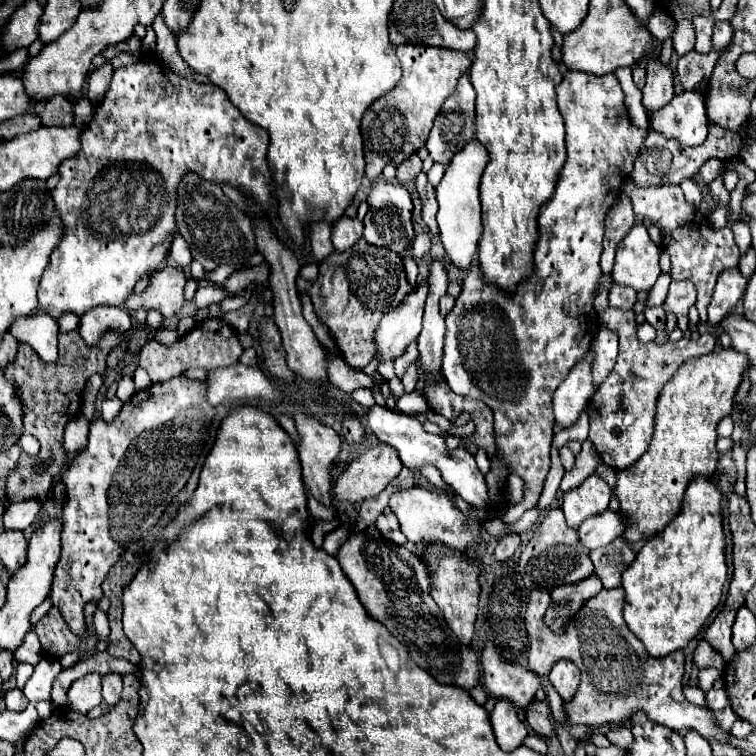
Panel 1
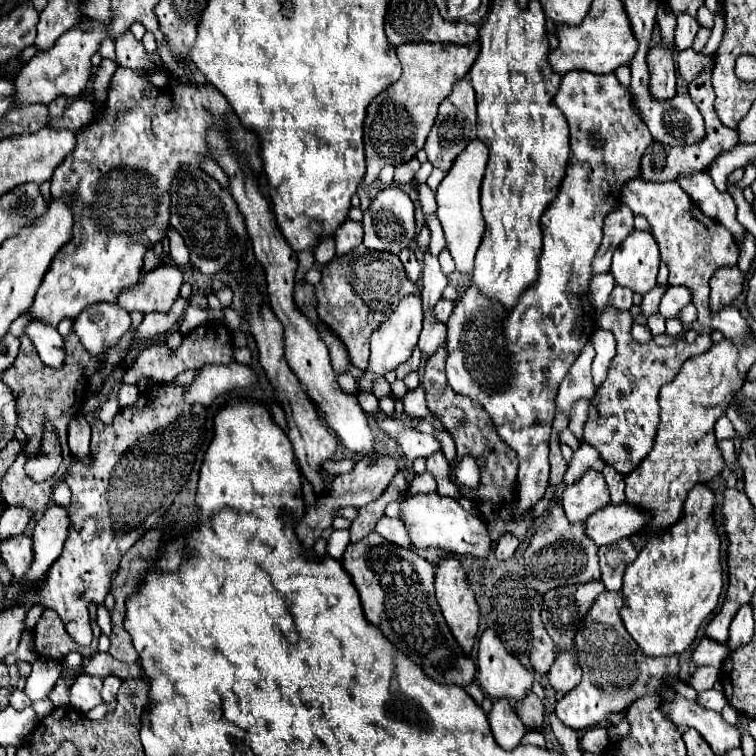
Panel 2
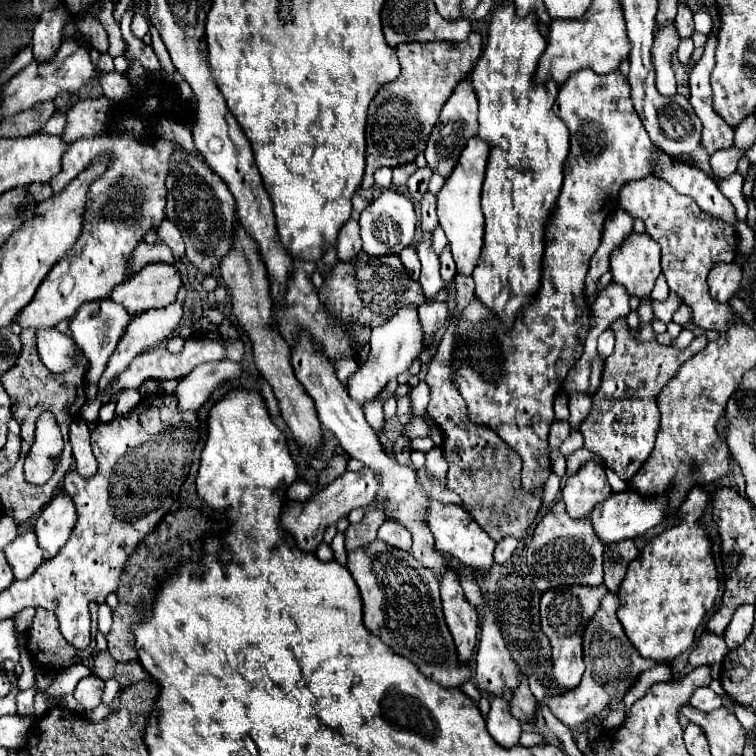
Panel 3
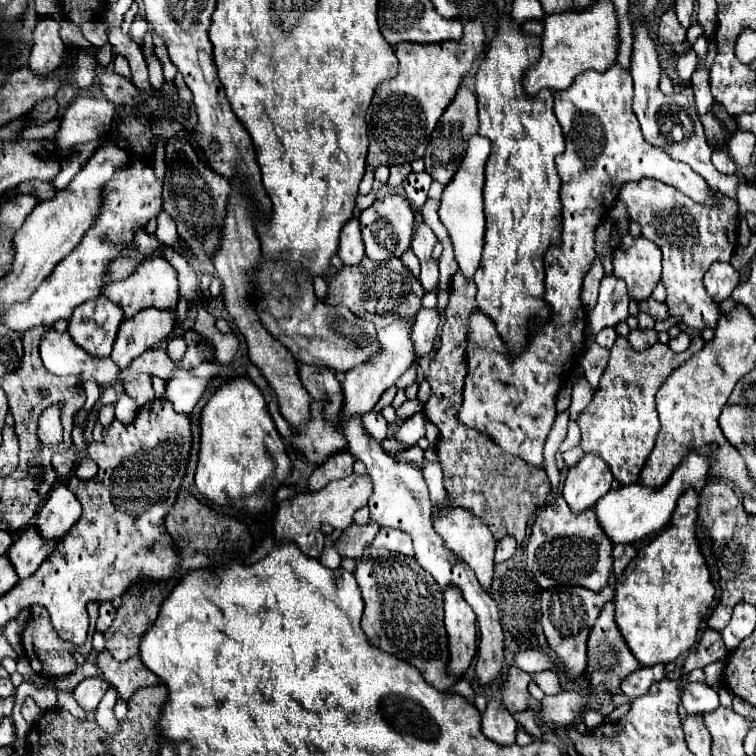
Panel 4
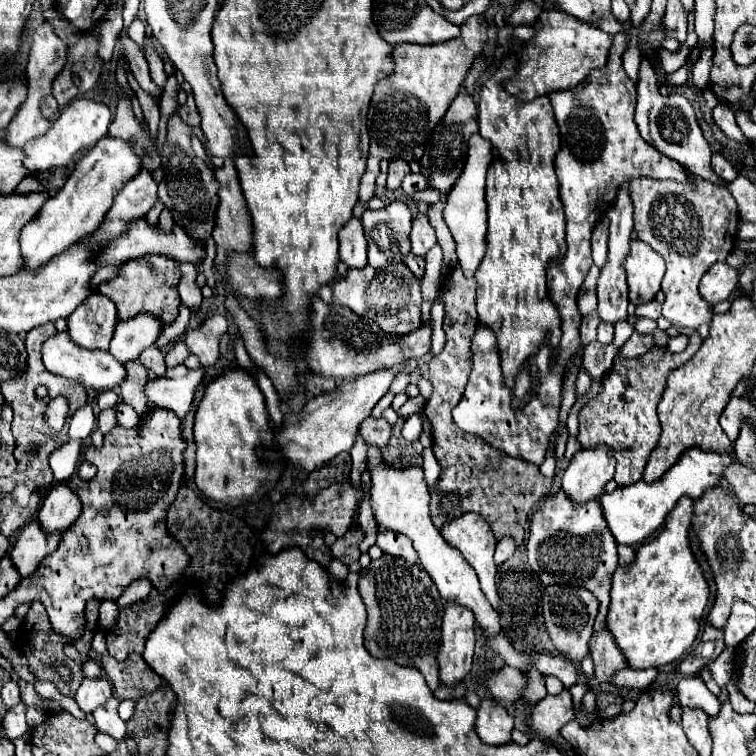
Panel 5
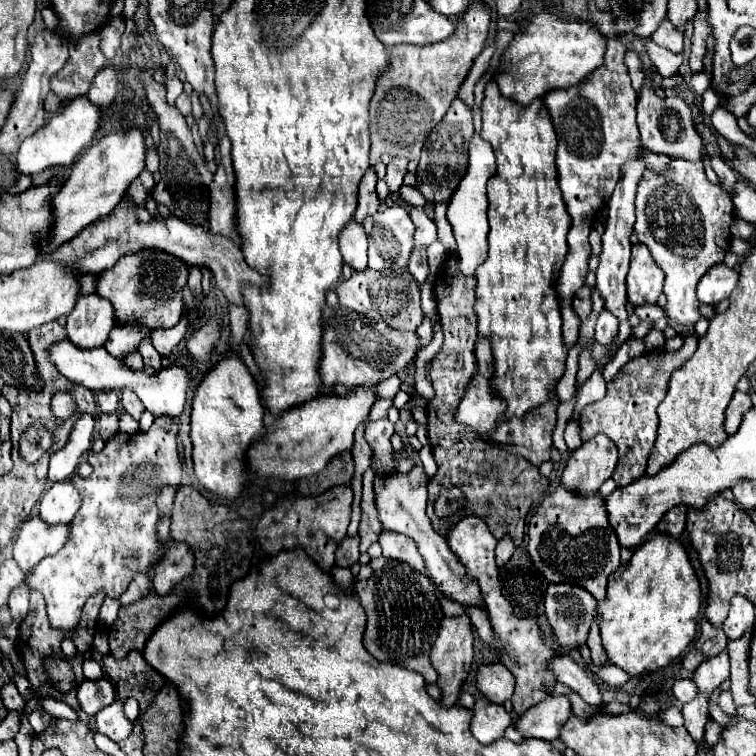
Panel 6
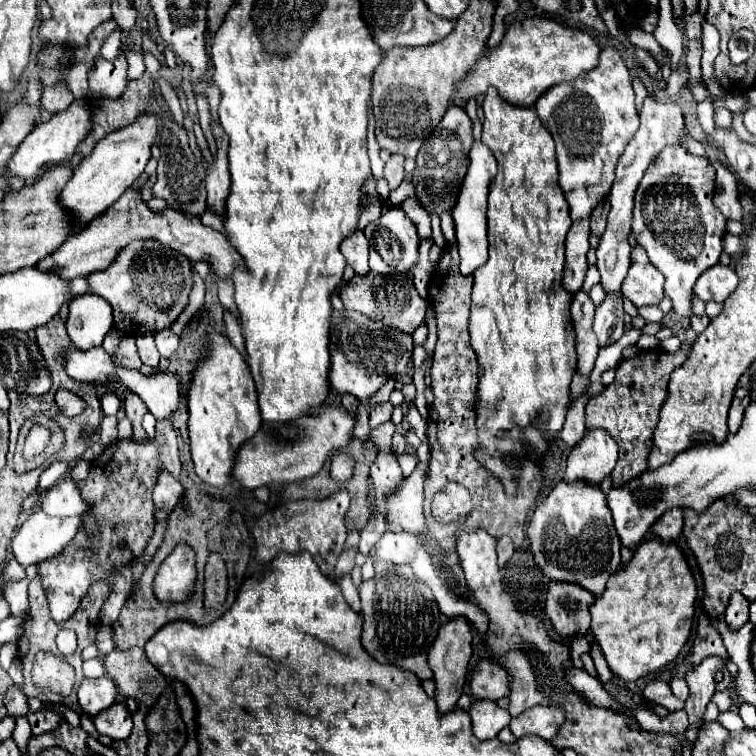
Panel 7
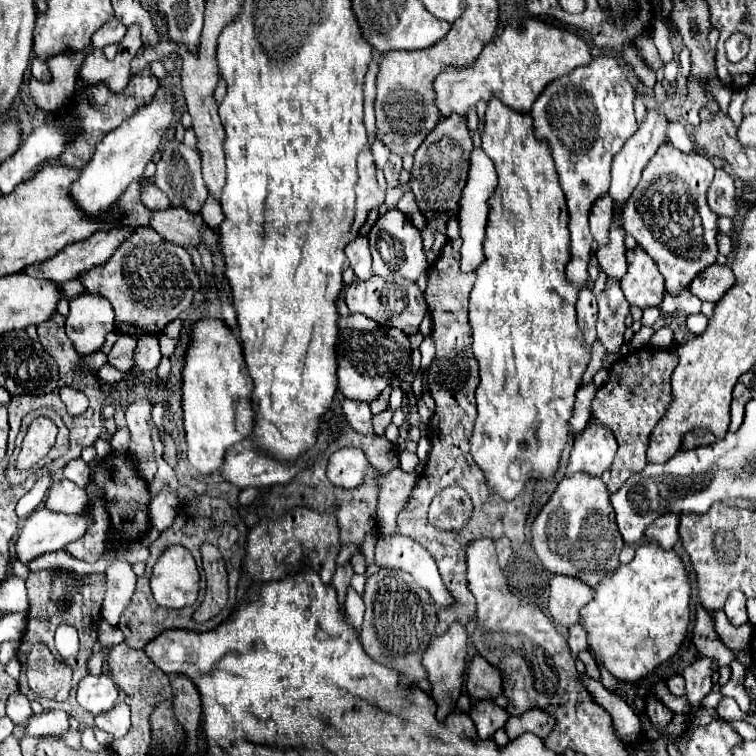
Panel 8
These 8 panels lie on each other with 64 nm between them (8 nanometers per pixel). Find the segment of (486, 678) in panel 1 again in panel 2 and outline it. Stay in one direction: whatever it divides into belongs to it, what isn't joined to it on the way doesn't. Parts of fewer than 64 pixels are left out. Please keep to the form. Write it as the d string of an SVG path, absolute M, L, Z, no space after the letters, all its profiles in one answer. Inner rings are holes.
M486 628L480 638L476 666L476 680L480 688L494 700L520 700L520 696L524 696L524 692L528 692L534 682L534 674L504 648L492 628Z

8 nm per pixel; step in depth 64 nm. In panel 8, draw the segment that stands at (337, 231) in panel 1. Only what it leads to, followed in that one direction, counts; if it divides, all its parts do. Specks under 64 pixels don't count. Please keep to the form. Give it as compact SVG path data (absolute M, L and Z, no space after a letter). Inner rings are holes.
M358 236L352 244L348 244L346 256L350 260L350 268L354 270L356 278L368 280L372 276L372 254L366 236Z

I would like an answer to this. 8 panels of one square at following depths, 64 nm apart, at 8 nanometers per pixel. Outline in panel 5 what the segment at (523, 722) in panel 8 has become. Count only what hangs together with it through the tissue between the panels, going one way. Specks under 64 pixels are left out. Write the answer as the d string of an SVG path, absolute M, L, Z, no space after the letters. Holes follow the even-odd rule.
M562 692L558 696L546 696L538 704L532 706L530 714L530 732L554 740L560 734L560 728L574 718L574 706L570 692Z

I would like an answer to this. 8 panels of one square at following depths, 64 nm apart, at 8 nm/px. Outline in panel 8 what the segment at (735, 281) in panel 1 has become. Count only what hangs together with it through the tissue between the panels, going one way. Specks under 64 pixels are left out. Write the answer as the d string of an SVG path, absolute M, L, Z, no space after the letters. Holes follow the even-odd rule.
M712 264L710 268L704 268L696 274L696 278L690 282L690 292L702 302L716 304L728 292L728 288L732 288L734 280L736 278L730 266Z

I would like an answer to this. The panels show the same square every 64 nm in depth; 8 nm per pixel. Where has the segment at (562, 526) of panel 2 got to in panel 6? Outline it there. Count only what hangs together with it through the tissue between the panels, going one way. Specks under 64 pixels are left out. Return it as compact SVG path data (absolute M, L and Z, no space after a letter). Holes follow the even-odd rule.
M556 486L536 506L528 524L528 540L532 564L548 582L574 584L586 588L598 602L604 600L608 576L620 566L620 544L600 494L582 496L578 490Z

